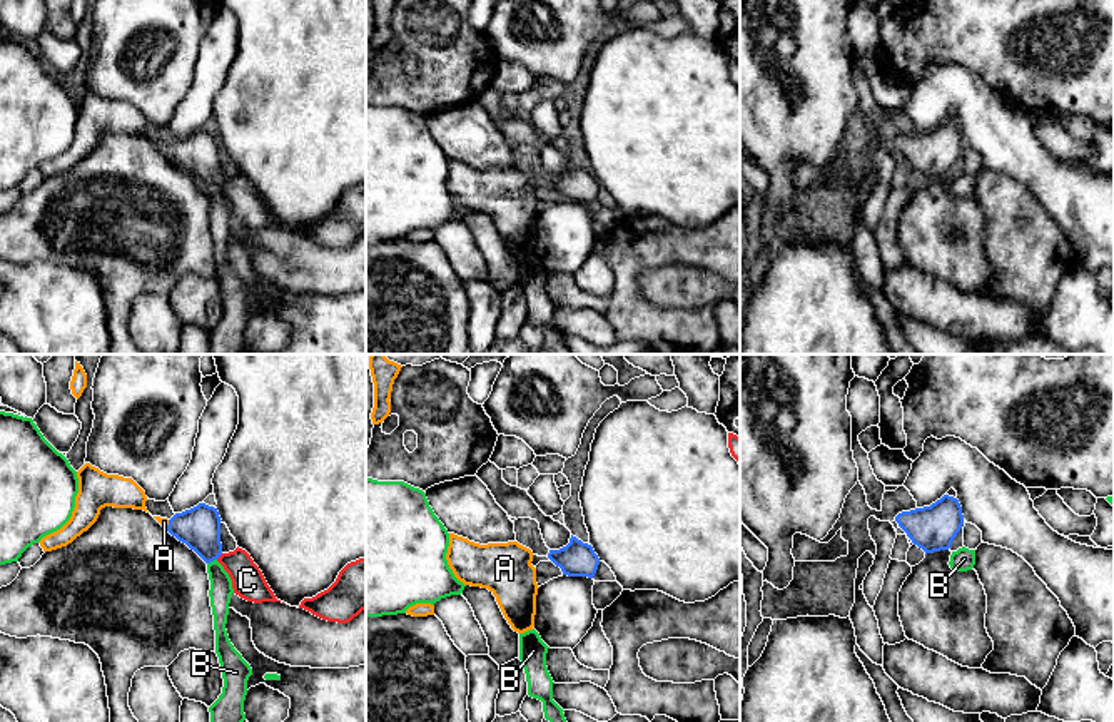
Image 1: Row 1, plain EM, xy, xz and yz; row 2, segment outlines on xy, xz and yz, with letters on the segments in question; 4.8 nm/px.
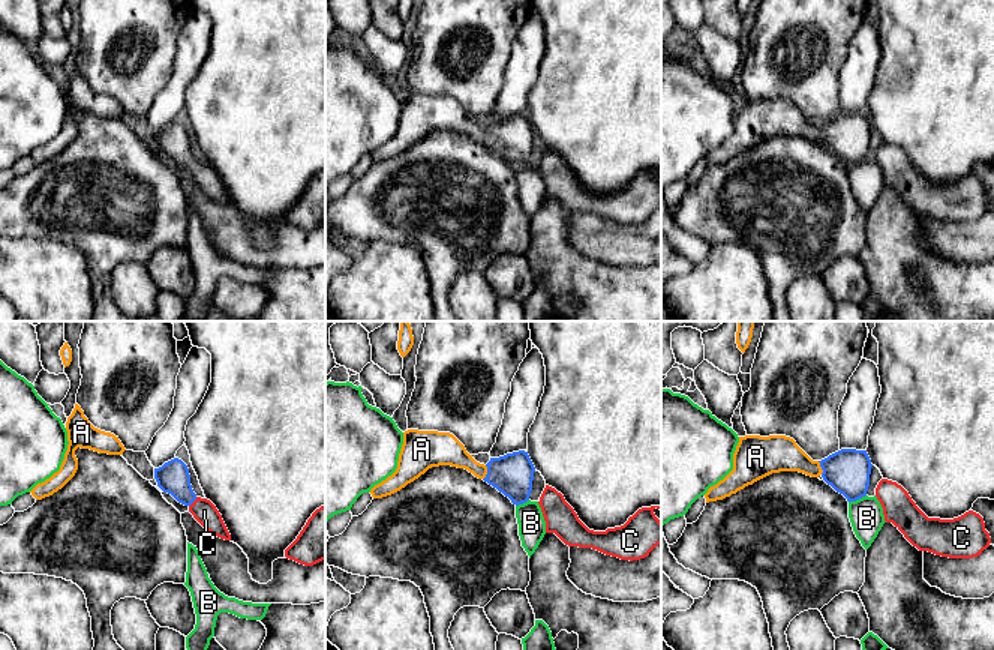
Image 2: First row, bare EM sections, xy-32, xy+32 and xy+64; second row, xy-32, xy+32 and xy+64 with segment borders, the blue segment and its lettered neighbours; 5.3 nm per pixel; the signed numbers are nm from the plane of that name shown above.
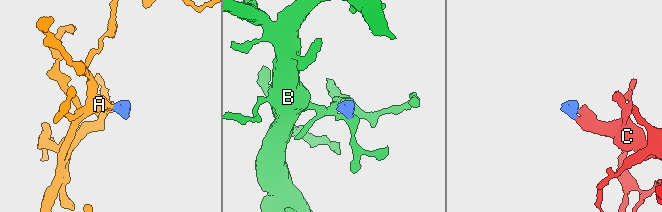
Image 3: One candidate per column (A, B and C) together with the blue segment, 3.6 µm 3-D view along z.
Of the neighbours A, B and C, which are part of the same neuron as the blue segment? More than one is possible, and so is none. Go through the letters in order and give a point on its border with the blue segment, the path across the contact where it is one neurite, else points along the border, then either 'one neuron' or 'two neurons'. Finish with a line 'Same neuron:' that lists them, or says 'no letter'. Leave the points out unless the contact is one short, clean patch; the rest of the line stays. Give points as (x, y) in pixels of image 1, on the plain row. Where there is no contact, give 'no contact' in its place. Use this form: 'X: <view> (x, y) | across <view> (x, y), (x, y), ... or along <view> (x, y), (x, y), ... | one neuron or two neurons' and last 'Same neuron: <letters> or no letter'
A: xy (169, 149) | across xy (199, 154), (169, 149), (164, 147) | one neuron
B: xy (211, 186) | along xy (216, 184), (207, 189) | two neurons
C: xy (219, 181) | across xy (199, 154), (204, 166), (219, 181), (248, 206) | one neuron
Same neuron: A, C

